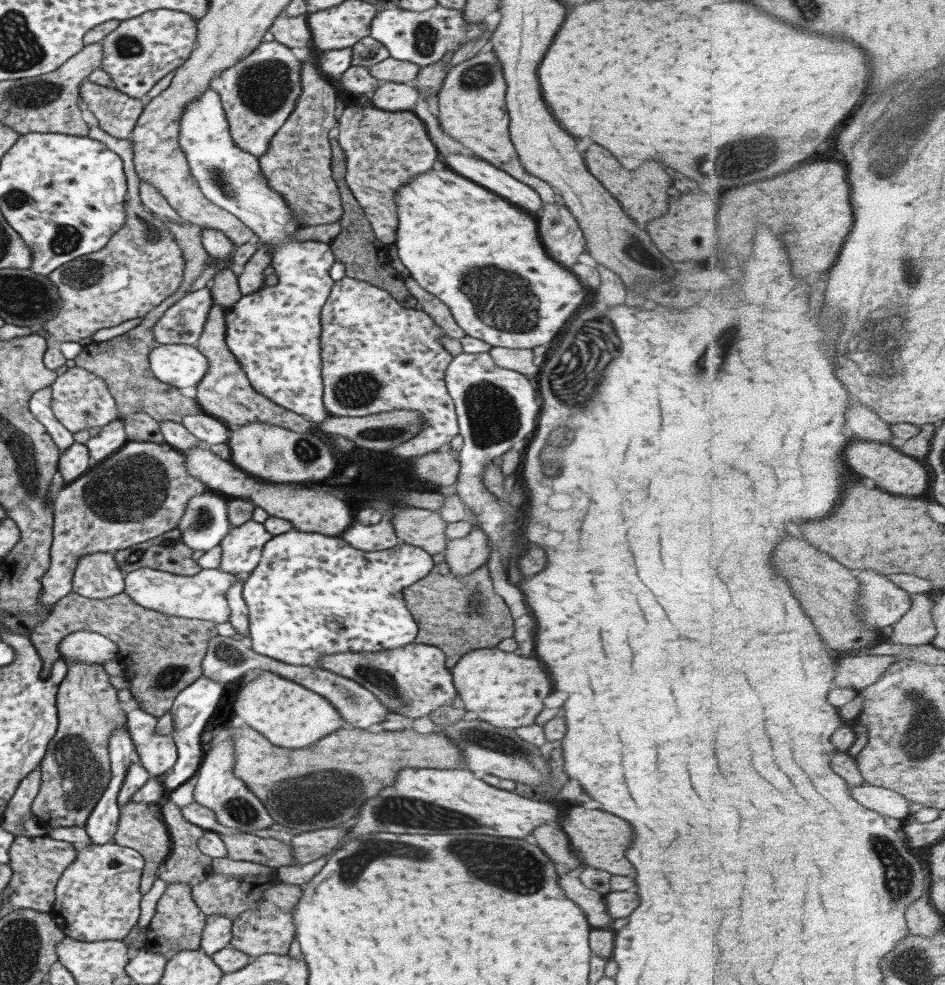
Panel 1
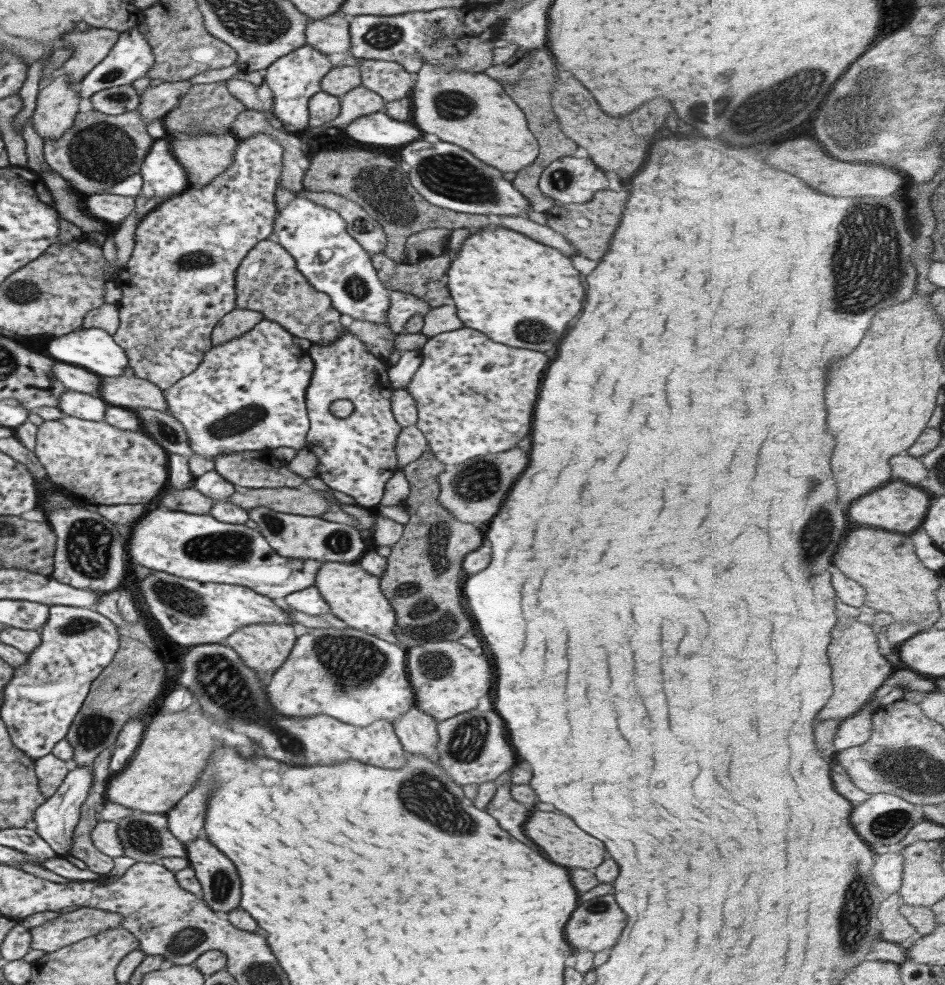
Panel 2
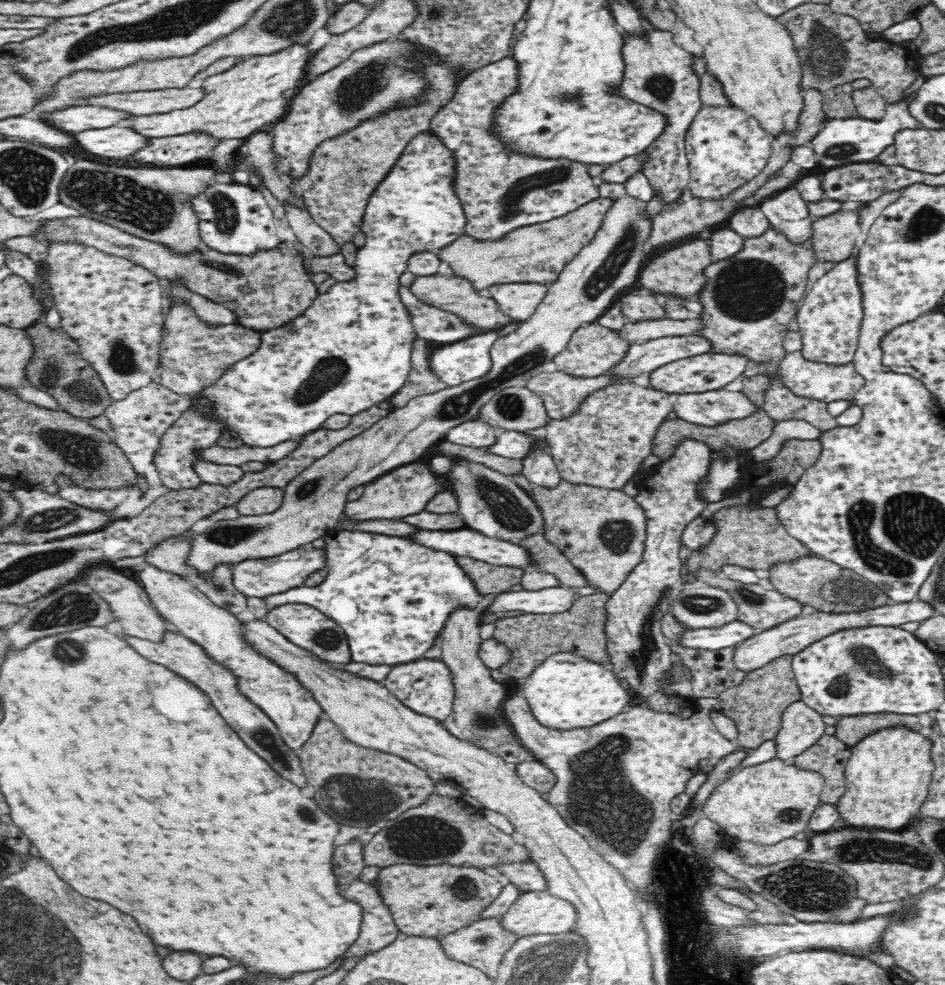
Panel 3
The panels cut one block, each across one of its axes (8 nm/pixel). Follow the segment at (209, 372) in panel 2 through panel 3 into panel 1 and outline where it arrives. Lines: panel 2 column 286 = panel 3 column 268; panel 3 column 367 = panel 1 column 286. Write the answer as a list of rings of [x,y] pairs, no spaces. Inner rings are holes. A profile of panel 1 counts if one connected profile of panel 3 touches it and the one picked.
[[[209,89],[189,103],[178,124],[181,150],[202,194],[235,215],[254,231],[255,238],[270,247],[270,264],[279,272],[276,285],[243,295],[226,308],[226,344],[258,394],[311,422],[322,422],[330,415],[323,403],[320,352],[320,316],[335,283],[330,276],[336,261],[330,244],[294,238],[294,231],[302,225],[291,214],[284,198],[268,186],[259,159],[233,144],[218,92]]]

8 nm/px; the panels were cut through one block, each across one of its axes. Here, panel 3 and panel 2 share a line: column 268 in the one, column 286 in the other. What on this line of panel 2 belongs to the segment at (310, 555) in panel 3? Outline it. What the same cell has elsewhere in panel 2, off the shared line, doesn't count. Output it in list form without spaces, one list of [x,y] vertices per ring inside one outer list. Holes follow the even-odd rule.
[[[160,506],[148,510],[132,526],[127,548],[130,560],[152,571],[202,583],[247,587],[278,602],[292,592],[314,586],[318,570],[322,568],[320,561],[279,556],[258,527],[228,524],[209,514],[192,514]]]

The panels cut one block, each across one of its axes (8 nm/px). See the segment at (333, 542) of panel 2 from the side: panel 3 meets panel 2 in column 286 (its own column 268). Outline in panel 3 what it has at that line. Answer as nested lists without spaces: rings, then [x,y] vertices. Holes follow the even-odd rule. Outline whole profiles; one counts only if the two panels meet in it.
[[[602,182],[600,185],[597,186],[599,190],[599,196],[602,198],[610,198],[613,200],[612,208],[606,212],[604,222],[600,227],[600,230],[596,232],[594,238],[590,241],[590,244],[587,244],[580,250],[579,254],[576,255],[564,270],[559,274],[559,277],[553,283],[548,285],[548,292],[546,296],[542,299],[542,302],[536,308],[536,312],[532,314],[531,317],[526,319],[525,321],[521,321],[516,328],[515,331],[507,334],[505,337],[500,337],[496,339],[496,342],[492,344],[492,348],[490,348],[490,357],[492,358],[492,368],[490,368],[490,372],[488,374],[484,374],[484,376],[480,376],[478,378],[474,378],[474,380],[468,380],[468,382],[462,382],[462,384],[458,384],[458,386],[446,386],[444,389],[440,389],[438,392],[434,392],[428,395],[417,396],[416,398],[412,398],[409,400],[408,404],[404,405],[404,408],[394,408],[392,412],[388,413],[388,416],[384,416],[382,420],[379,420],[376,424],[372,424],[368,430],[364,430],[358,436],[353,436],[350,440],[346,440],[336,446],[336,448],[332,449],[332,452],[328,452],[326,456],[320,457],[314,464],[311,464],[308,468],[305,468],[296,478],[292,478],[286,486],[284,486],[284,496],[282,500],[282,504],[280,508],[276,509],[272,513],[263,514],[260,516],[238,516],[238,518],[234,518],[234,520],[219,520],[213,521],[212,524],[208,525],[208,528],[202,532],[202,534],[196,534],[192,537],[191,540],[191,549],[188,553],[188,558],[186,558],[186,565],[194,567],[198,573],[212,573],[218,566],[221,565],[236,565],[239,562],[244,560],[257,560],[257,559],[266,559],[269,557],[280,556],[280,554],[284,554],[290,552],[291,550],[296,550],[296,548],[302,546],[303,544],[308,544],[308,542],[312,542],[316,540],[316,538],[325,538],[329,534],[333,534],[336,531],[336,526],[338,520],[343,516],[343,512],[347,503],[347,494],[356,486],[360,485],[367,485],[371,483],[373,480],[376,480],[379,476],[390,472],[392,469],[398,468],[399,466],[414,463],[415,460],[418,458],[422,458],[422,454],[432,446],[432,444],[440,442],[441,439],[445,436],[445,434],[451,428],[458,426],[464,422],[468,422],[470,420],[475,420],[478,418],[478,414],[480,409],[488,400],[496,394],[496,392],[500,392],[500,390],[508,387],[524,387],[525,383],[528,381],[528,378],[532,378],[536,376],[536,374],[540,374],[542,372],[554,372],[557,370],[556,364],[554,364],[555,357],[559,355],[560,352],[568,346],[569,339],[571,338],[572,334],[574,334],[575,330],[578,330],[580,327],[584,325],[588,325],[600,318],[604,312],[612,306],[614,302],[618,302],[618,298],[622,295],[627,293],[627,290],[638,280],[638,272],[640,272],[640,268],[644,265],[644,262],[647,261],[647,254],[644,252],[644,244],[646,244],[646,240],[650,238],[650,232],[652,232],[652,224],[653,220],[647,218],[645,215],[645,203],[639,201],[637,198],[630,196],[624,188],[623,184],[616,183],[616,182]]]

